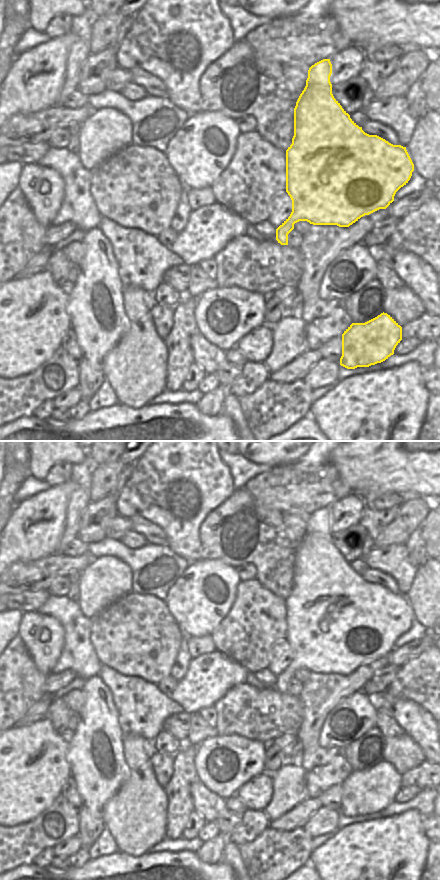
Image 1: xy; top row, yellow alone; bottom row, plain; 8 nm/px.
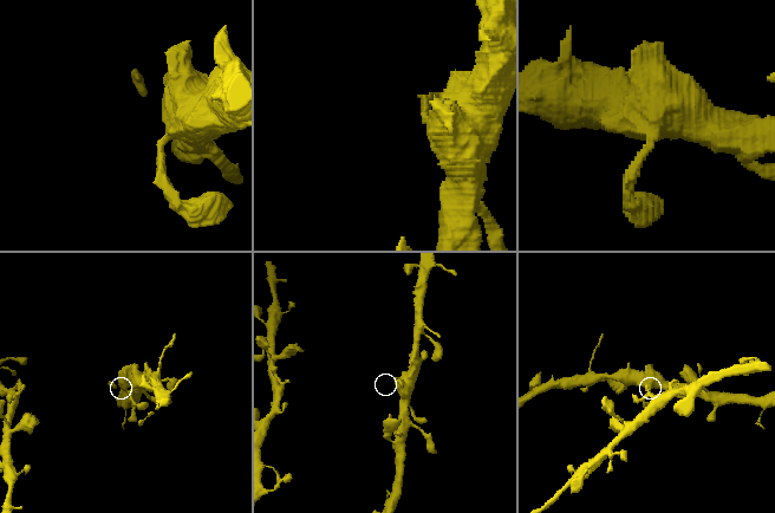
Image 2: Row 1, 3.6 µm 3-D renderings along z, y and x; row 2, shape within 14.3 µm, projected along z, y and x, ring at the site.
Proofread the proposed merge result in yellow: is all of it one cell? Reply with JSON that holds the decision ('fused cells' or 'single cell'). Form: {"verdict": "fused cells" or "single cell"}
{"verdict": "single cell"}

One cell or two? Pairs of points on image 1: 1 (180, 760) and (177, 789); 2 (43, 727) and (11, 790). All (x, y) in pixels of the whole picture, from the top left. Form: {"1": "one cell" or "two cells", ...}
{"1": "one cell", "2": "one cell"}

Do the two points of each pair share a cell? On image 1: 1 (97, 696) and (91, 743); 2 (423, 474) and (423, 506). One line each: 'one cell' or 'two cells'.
1: one cell
2: two cells

